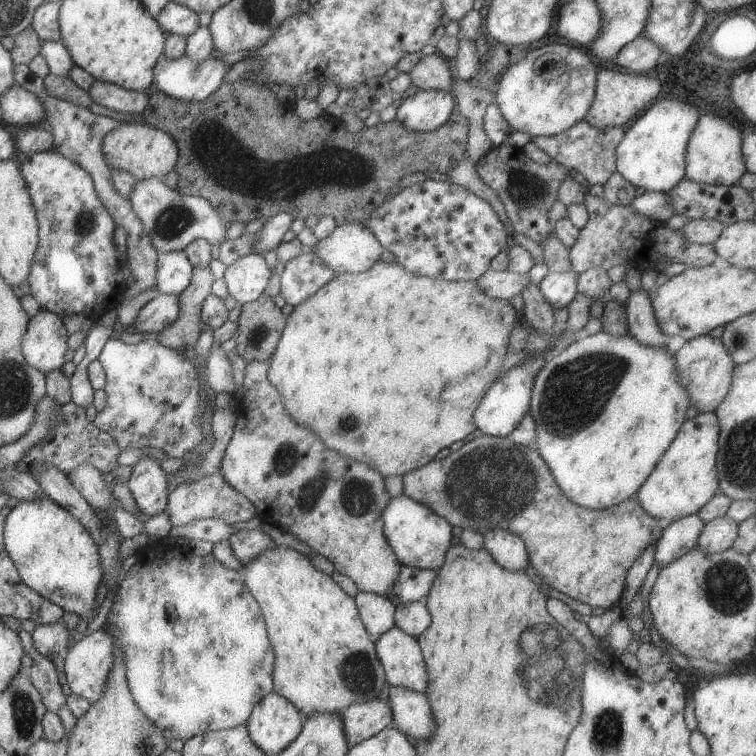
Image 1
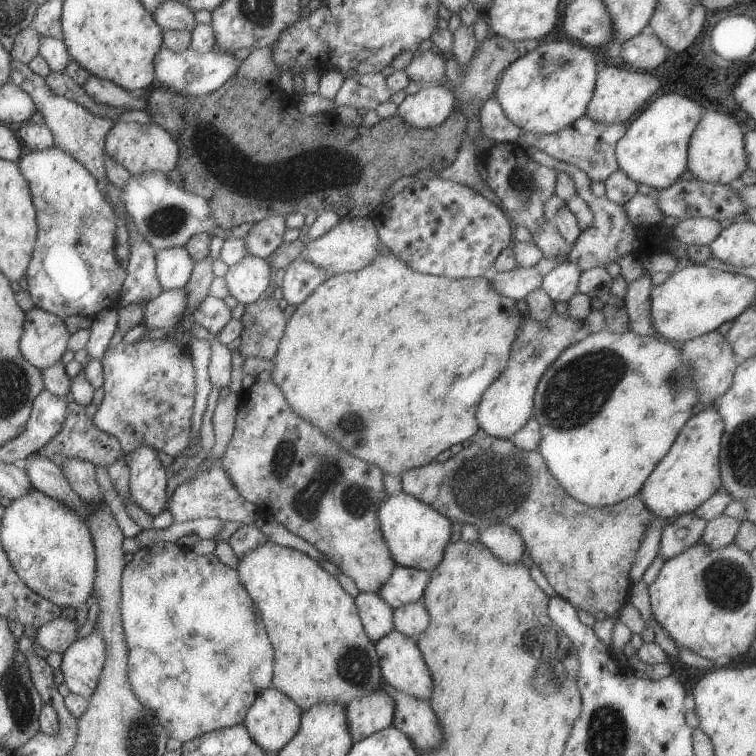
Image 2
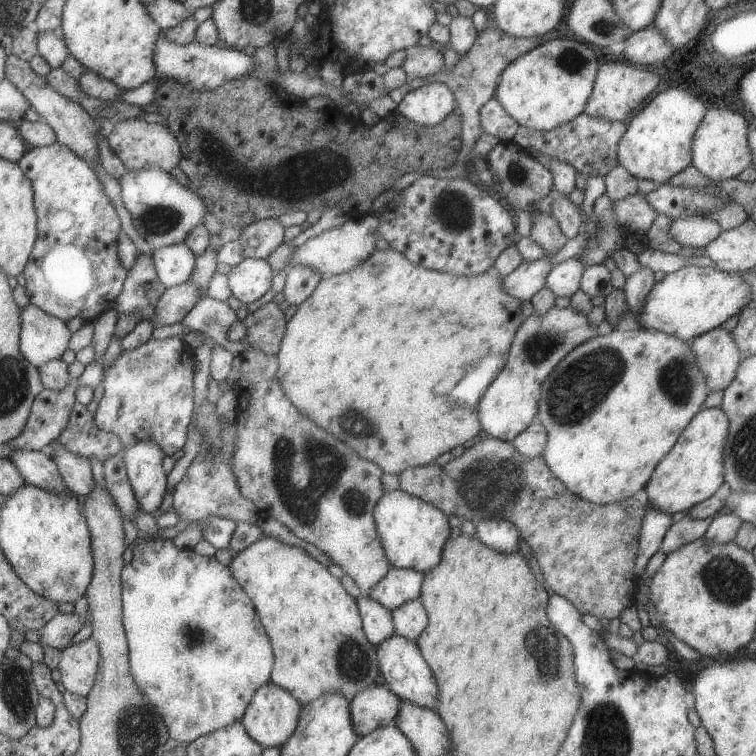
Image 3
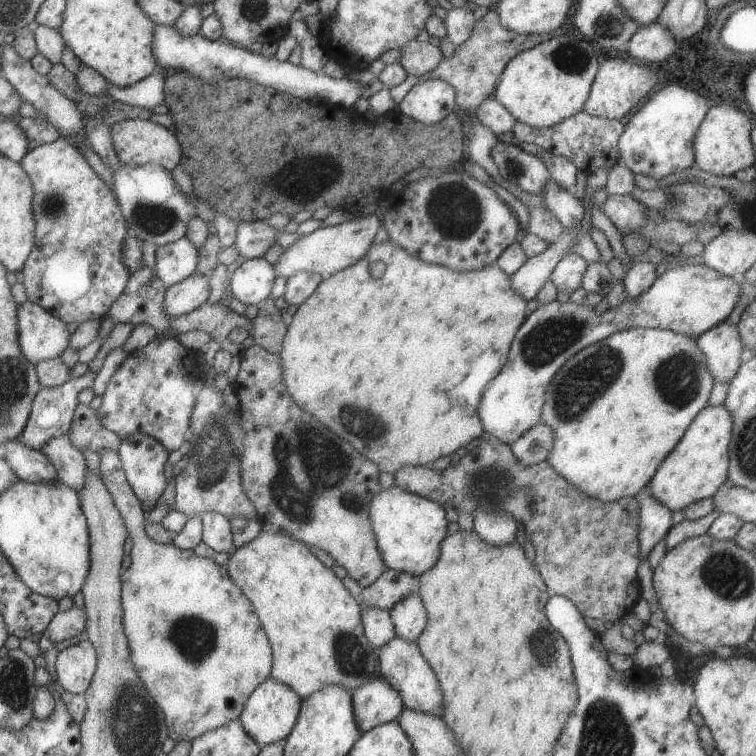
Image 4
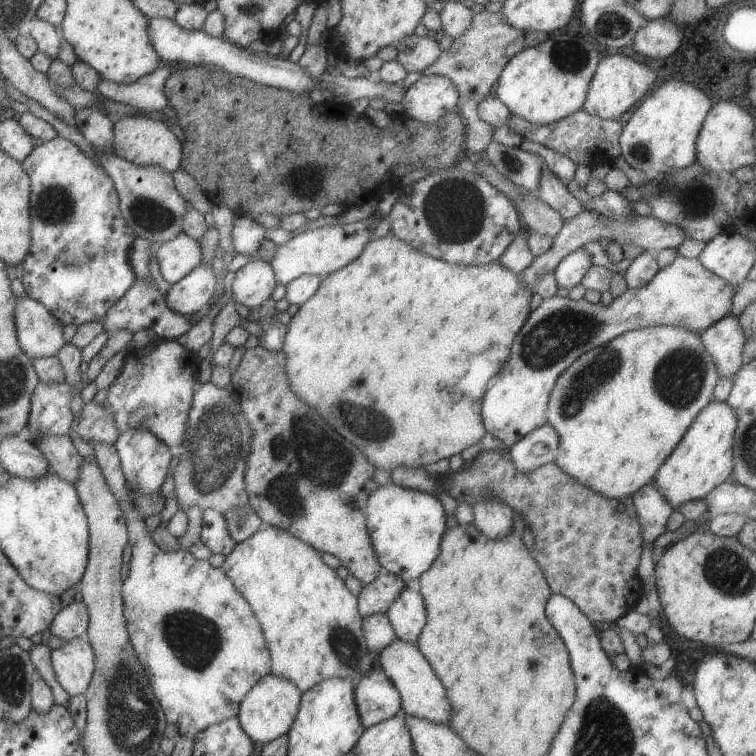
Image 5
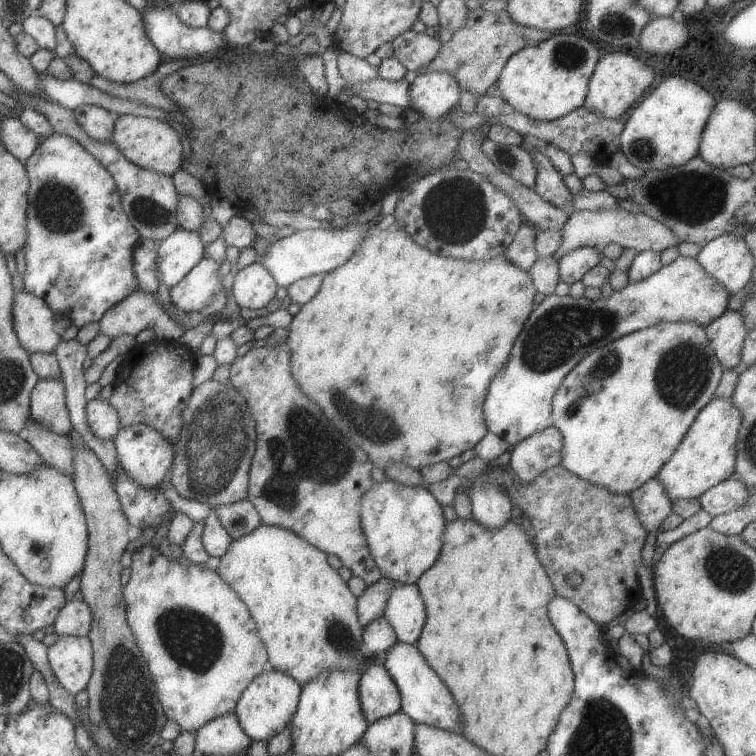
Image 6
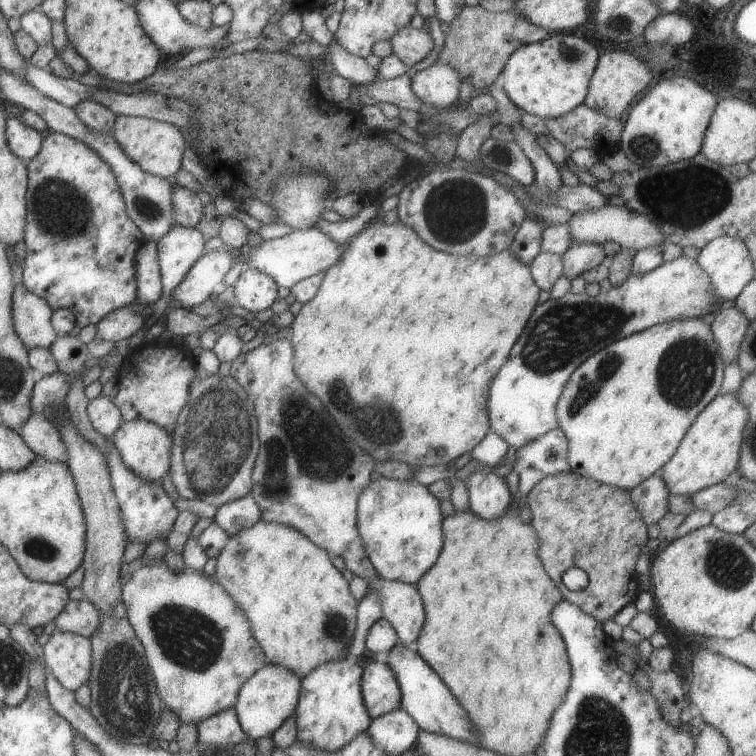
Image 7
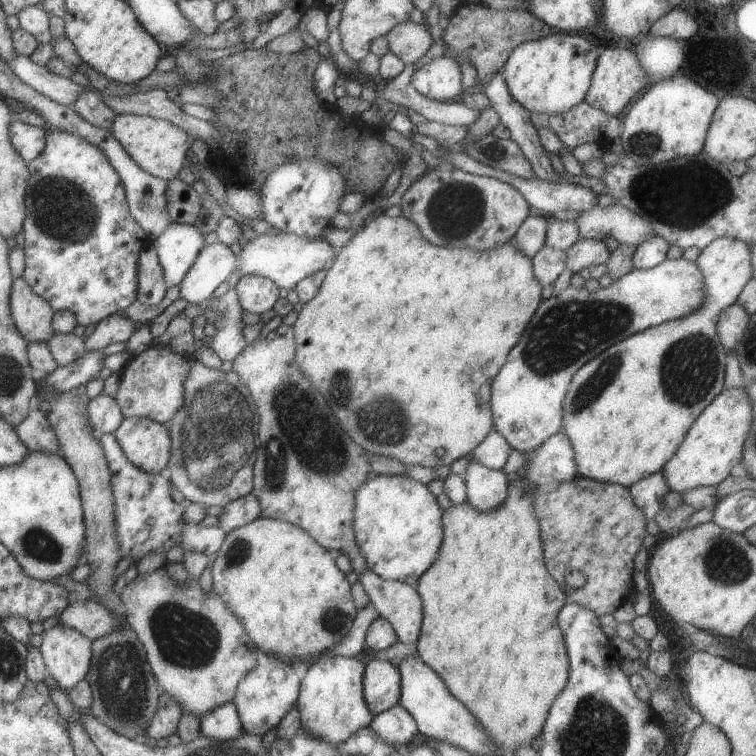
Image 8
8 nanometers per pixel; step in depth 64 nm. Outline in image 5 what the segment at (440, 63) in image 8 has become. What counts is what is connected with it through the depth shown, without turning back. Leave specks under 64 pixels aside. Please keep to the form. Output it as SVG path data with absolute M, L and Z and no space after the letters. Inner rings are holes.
M421 75L404 93L403 114L421 123L433 123L454 111L459 100L456 87L449 78Z

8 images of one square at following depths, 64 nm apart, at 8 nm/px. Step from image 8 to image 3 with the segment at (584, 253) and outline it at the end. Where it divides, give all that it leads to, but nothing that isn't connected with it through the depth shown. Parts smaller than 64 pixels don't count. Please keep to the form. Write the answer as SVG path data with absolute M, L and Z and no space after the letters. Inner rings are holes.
M571 257L553 266L545 278L545 288L553 292L553 296L567 297L579 289L581 274L584 266Z

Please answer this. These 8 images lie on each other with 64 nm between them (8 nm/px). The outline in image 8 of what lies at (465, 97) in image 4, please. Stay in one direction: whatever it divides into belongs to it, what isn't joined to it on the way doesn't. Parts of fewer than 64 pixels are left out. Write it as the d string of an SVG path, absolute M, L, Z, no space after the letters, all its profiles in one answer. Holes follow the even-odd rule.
M463 1L448 18L447 28L442 33L442 40L447 46L446 52L454 57L455 62L469 60L475 68L477 84L489 80L493 74L501 73L509 54L517 44L545 38L553 29L523 9L493 10L478 2Z

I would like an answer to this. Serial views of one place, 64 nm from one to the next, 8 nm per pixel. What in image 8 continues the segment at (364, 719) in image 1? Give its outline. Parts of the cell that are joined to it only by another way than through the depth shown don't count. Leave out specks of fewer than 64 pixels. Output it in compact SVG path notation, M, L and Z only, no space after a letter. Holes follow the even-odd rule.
M374 658L364 667L362 677L363 698L372 715L399 705L401 685L396 665Z

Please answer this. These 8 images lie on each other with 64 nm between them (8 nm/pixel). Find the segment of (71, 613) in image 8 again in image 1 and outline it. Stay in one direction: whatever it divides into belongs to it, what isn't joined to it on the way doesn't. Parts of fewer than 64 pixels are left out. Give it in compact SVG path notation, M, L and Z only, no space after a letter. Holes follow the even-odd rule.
M59 621L53 624L36 625L30 635L35 652L49 658L53 654L60 656L65 653L71 640L72 631L67 630Z

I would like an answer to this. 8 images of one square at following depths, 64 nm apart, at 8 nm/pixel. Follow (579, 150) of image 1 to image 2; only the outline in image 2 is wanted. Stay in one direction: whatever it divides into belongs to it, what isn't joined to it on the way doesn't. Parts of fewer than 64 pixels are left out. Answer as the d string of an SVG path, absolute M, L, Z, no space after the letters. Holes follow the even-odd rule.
M583 115L559 132L537 134L523 131L517 142L521 147L532 146L552 156L555 160L561 160L561 162L567 162L567 164L580 168L590 181L604 182L618 169L615 147L623 134L625 134L623 124L597 124L597 122L591 122L589 118Z

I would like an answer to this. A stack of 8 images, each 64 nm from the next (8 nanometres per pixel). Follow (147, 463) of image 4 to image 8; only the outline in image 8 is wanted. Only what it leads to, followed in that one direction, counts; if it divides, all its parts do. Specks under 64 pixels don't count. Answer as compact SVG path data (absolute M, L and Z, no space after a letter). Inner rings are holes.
M123 417L112 433L129 464L147 474L165 473L171 446L168 426L149 418Z

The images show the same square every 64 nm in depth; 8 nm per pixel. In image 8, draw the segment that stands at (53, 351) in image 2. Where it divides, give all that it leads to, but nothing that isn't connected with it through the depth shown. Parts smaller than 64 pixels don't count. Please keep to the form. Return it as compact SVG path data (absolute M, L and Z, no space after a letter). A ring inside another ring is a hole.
M23 277L14 278L11 283L10 311L13 324L25 342L46 343L51 340L54 310L44 298L31 292Z

